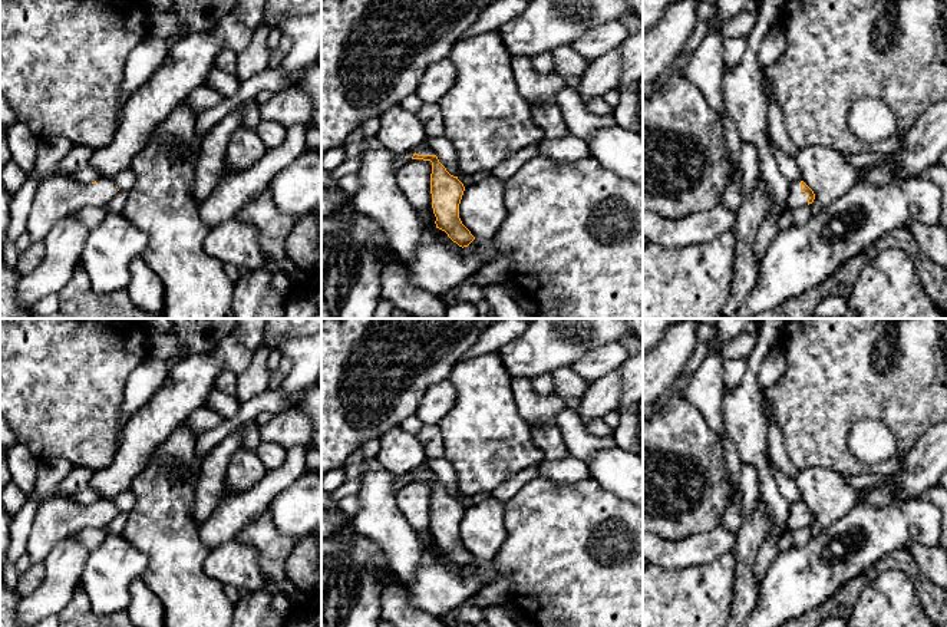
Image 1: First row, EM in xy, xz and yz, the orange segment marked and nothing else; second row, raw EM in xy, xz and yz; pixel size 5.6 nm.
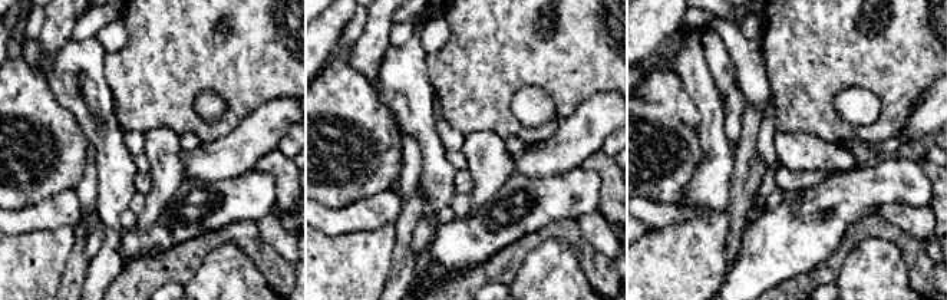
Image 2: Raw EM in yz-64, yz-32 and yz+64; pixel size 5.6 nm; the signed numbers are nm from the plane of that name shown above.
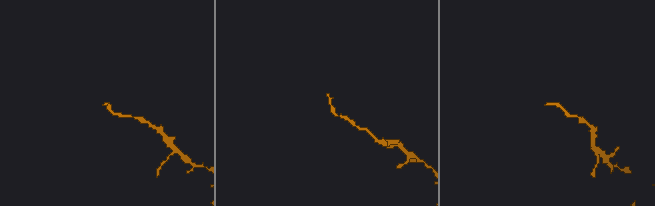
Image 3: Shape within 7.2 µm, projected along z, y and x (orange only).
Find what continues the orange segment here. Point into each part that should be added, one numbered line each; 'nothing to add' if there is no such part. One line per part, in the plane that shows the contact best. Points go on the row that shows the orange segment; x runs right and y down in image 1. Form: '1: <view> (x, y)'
1: yz (797, 198)

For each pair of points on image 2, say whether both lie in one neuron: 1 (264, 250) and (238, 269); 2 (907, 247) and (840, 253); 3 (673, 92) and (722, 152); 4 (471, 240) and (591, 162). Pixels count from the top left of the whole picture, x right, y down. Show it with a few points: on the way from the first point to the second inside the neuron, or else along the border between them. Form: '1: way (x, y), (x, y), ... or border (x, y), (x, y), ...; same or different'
1: border (221, 244), (237, 244), (270, 284); different
2: way (890, 231), (861, 231), (857, 236); same
3: border (686, 92), (699, 114), (699, 138), (703, 157); different
4: border (580, 165), (593, 170), (599, 175), (600, 197); different

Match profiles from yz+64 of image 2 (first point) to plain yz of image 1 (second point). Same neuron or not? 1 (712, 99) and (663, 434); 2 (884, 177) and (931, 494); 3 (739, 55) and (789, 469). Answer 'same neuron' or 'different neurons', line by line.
1: different neurons
2: different neurons
3: same neuron

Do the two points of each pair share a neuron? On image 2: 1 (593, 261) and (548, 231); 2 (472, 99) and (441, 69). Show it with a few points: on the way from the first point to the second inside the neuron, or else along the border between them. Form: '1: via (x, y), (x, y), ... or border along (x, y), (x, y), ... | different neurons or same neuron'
1: via (583, 250), (564, 231), (560, 231) | same neuron
2: via (465, 92), (448, 75) | same neuron

